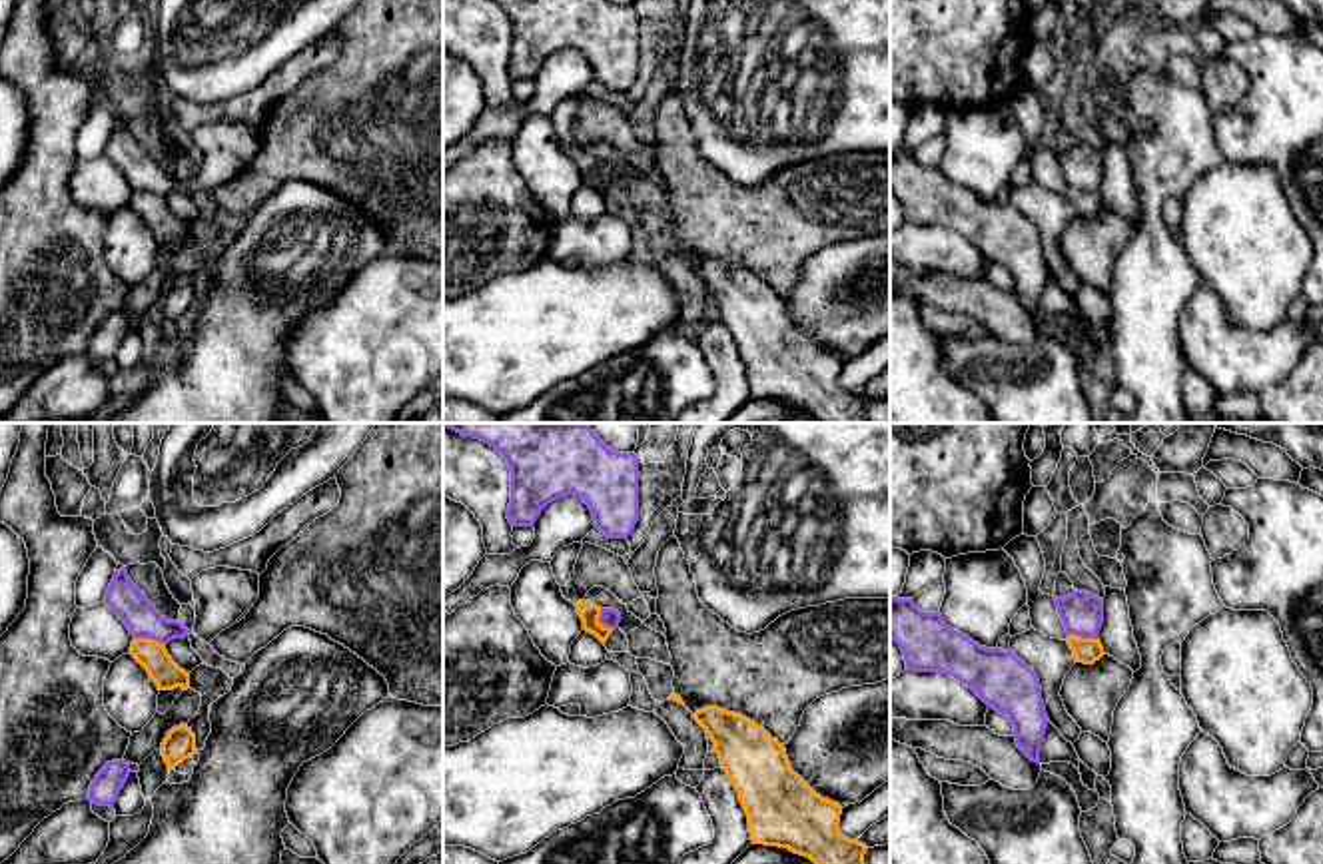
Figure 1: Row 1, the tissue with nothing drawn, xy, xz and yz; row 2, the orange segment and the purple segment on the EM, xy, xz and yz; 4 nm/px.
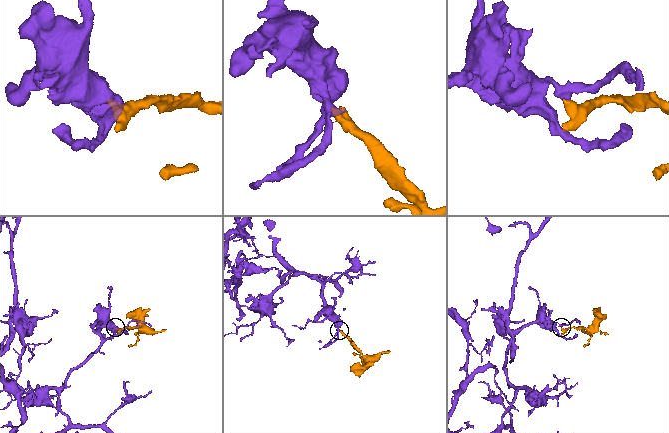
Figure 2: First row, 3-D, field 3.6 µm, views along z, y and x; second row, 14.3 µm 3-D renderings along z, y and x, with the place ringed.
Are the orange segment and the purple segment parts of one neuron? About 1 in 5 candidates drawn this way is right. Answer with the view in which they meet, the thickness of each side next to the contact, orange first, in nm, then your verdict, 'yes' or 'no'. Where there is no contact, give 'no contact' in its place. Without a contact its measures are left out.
xy | 120/140 nm | no

